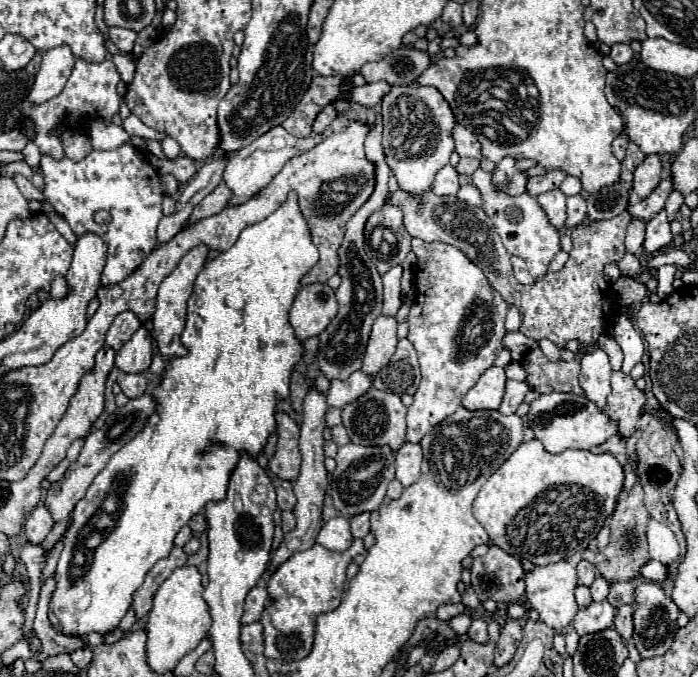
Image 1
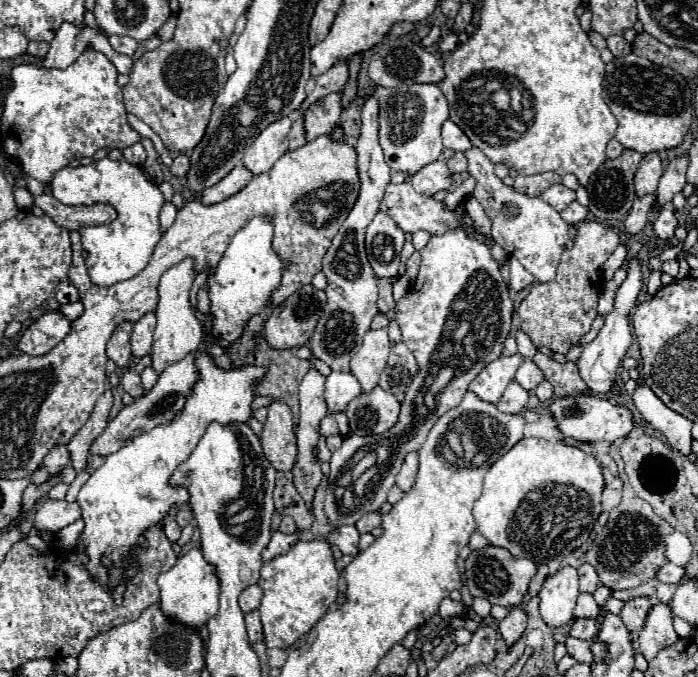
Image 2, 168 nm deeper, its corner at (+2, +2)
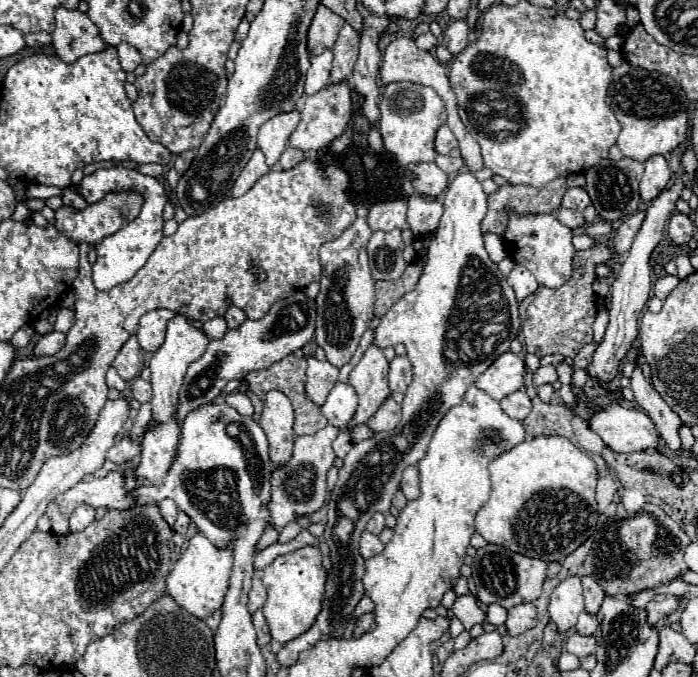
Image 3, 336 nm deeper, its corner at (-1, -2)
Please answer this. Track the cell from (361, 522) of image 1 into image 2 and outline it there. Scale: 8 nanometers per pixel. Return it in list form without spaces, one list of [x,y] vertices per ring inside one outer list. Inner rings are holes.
[[[368,512],[364,514],[358,522],[356,522],[356,528],[358,532],[372,532],[376,526],[380,526],[380,512]]]

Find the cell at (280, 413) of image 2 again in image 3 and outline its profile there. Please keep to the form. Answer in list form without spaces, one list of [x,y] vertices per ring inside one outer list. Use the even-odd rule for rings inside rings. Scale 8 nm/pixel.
[[[271,390],[265,396],[265,408],[259,420],[267,440],[271,462],[279,468],[291,460],[293,454],[293,406],[283,392]]]

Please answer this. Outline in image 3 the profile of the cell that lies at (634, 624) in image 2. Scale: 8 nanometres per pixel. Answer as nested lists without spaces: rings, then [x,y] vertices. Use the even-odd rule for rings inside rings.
[[[657,594],[649,604],[647,604],[647,624],[655,626],[659,620],[663,620],[665,616],[669,616],[673,610],[677,610],[679,606],[677,596],[667,596],[667,594]]]

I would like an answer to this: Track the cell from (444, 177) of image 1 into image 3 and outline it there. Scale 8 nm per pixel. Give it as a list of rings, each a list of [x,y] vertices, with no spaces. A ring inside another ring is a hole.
[[[435,162],[415,164],[411,182],[413,182],[415,192],[419,196],[427,196],[427,198],[437,198],[449,184],[447,174]]]

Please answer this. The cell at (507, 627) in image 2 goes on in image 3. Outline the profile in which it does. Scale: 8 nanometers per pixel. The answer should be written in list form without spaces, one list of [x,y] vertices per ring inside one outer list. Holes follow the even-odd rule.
[[[519,604],[519,606],[511,608],[507,622],[505,622],[509,636],[519,636],[519,634],[531,630],[535,624],[537,624],[535,604]]]

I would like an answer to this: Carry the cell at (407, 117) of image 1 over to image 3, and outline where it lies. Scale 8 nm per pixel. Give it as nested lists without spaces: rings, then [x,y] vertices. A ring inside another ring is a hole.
[[[395,82],[389,84],[383,92],[381,100],[381,136],[385,150],[391,152],[397,164],[419,164],[419,162],[433,162],[435,152],[435,134],[445,124],[447,112],[441,96],[427,86],[411,84],[411,82]]]

